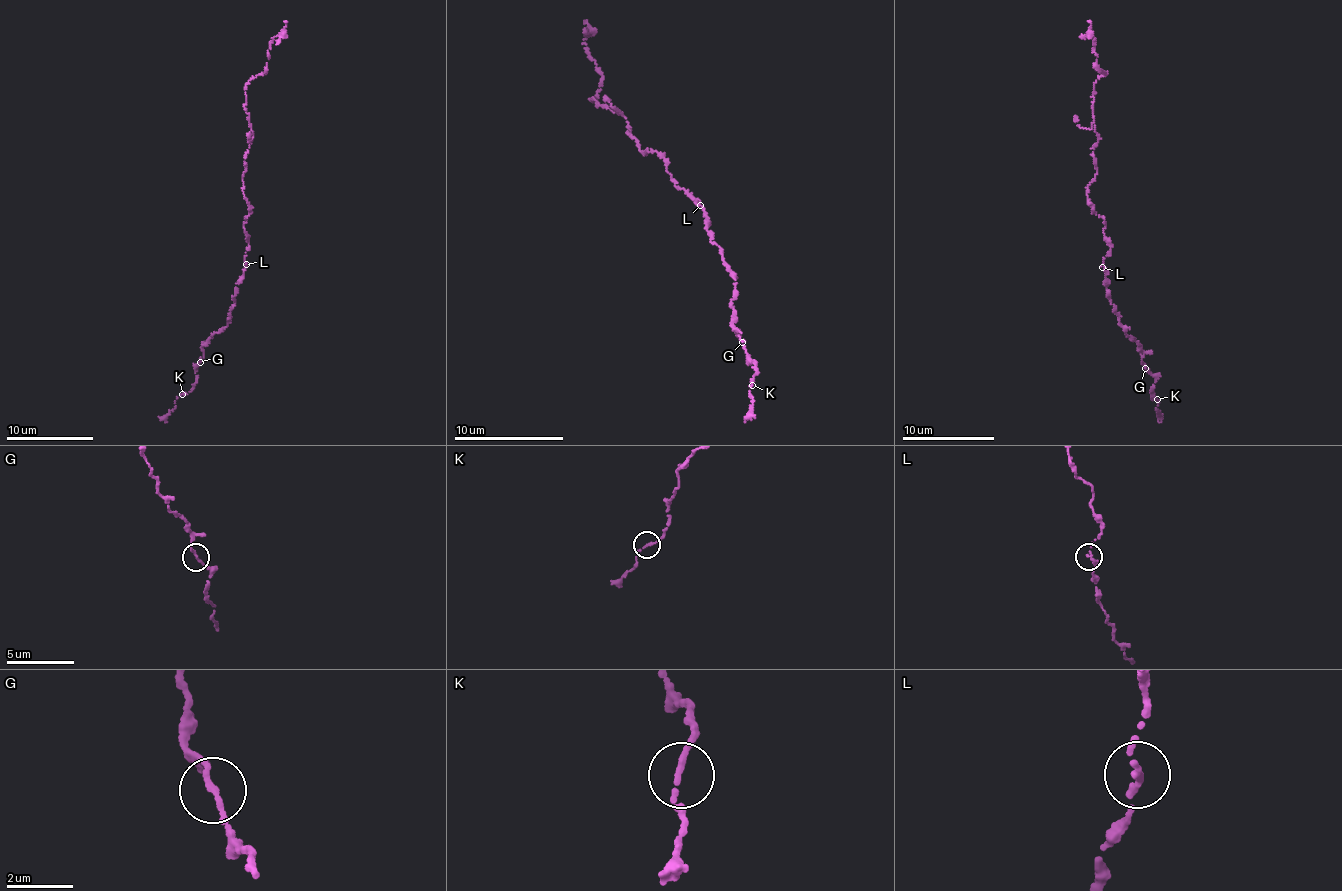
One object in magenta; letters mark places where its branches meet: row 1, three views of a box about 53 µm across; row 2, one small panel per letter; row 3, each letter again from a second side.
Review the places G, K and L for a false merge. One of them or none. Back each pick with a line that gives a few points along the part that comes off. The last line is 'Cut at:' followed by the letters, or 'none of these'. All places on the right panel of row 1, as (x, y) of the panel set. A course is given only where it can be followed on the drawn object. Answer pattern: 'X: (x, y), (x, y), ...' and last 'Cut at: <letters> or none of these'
Cut at: none of these

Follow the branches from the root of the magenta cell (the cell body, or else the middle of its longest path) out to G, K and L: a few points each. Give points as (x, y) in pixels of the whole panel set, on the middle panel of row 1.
G: (683, 188), (704, 209), (709, 218), (705, 228), (723, 250), (735, 280), (734, 326), (742, 342)
K: (683, 188), (704, 209), (709, 218), (705, 228), (723, 250), (735, 280), (734, 326), (756, 365), (752, 385)
L: (683, 188), (699, 205)

